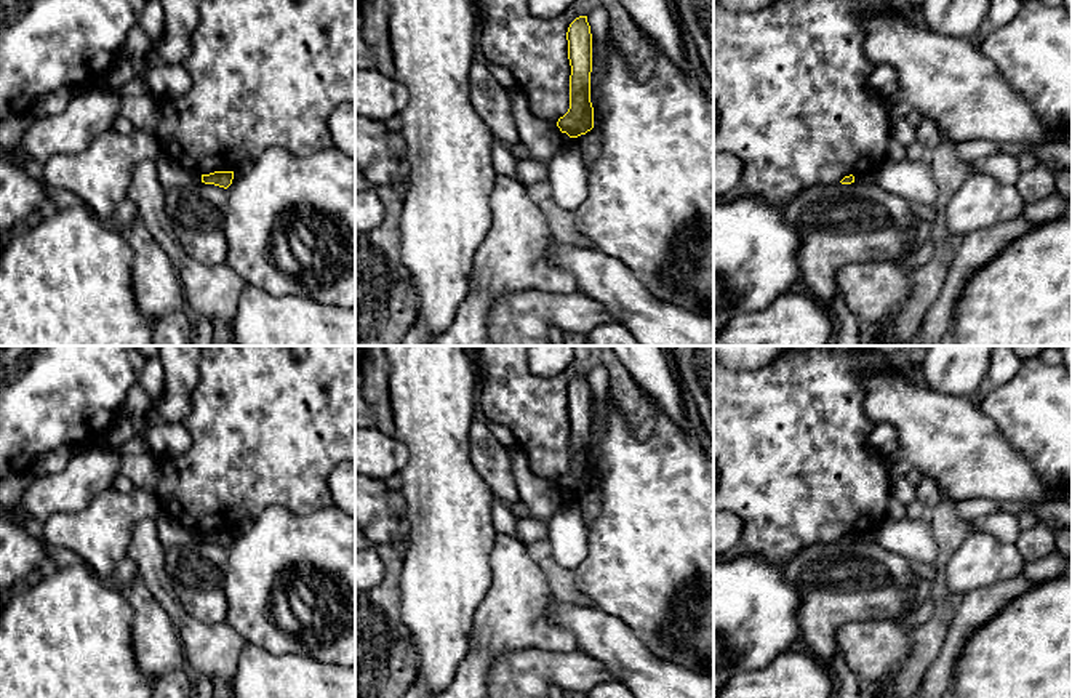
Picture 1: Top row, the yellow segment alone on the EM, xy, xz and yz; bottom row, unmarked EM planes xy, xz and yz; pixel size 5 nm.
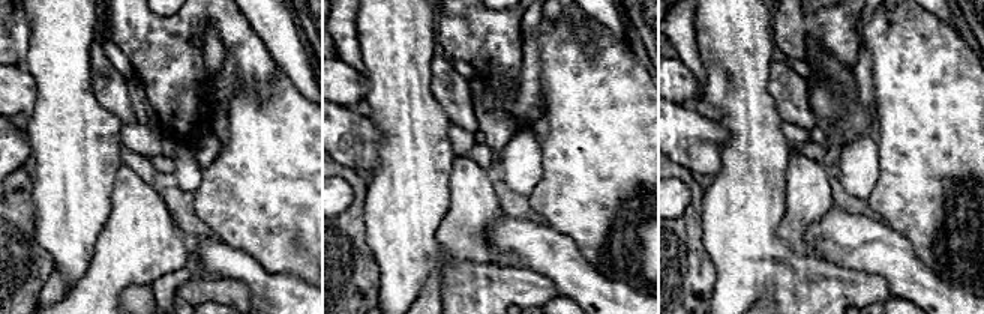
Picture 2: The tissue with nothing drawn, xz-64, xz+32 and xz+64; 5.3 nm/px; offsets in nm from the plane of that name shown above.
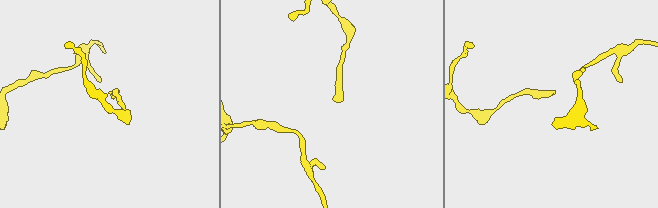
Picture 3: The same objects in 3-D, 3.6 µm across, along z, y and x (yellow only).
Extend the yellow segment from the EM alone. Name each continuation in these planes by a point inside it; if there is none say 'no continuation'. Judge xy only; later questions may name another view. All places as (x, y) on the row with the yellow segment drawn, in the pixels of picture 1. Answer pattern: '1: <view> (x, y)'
no continuation

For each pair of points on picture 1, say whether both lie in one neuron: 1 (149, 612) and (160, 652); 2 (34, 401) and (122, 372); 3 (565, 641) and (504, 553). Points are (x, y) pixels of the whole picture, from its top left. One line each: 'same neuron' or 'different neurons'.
1: same neuron
2: same neuron
3: same neuron

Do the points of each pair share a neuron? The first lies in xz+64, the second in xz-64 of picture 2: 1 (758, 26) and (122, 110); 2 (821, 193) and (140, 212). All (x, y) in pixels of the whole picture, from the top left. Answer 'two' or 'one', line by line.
1: two
2: one

